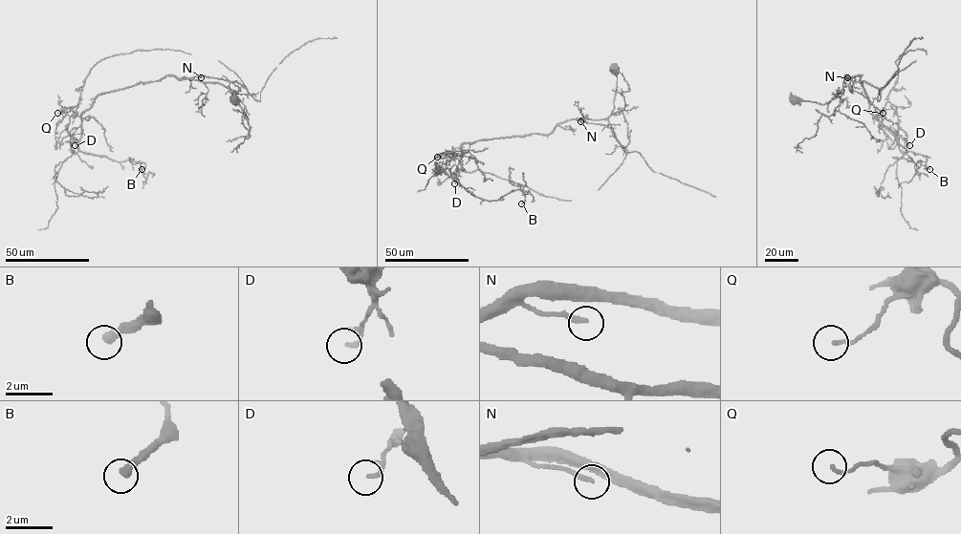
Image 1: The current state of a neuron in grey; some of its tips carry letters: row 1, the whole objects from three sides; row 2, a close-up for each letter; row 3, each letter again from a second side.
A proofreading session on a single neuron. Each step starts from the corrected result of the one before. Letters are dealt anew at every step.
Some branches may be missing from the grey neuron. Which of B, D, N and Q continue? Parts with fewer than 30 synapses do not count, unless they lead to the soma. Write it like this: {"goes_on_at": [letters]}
{"goes_on_at": []}

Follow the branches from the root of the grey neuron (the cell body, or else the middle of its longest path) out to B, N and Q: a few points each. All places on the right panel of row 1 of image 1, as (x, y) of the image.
B: (794, 100), (824, 104), (845, 78), (860, 75), (869, 111), (904, 147), (925, 156), (915, 163), (929, 169)
N: (794, 100), (824, 104), (836, 96), (847, 77)
Q: (794, 100), (824, 104), (844, 87), (845, 78), (860, 75), (869, 111), (881, 117), (883, 109), (883, 113)

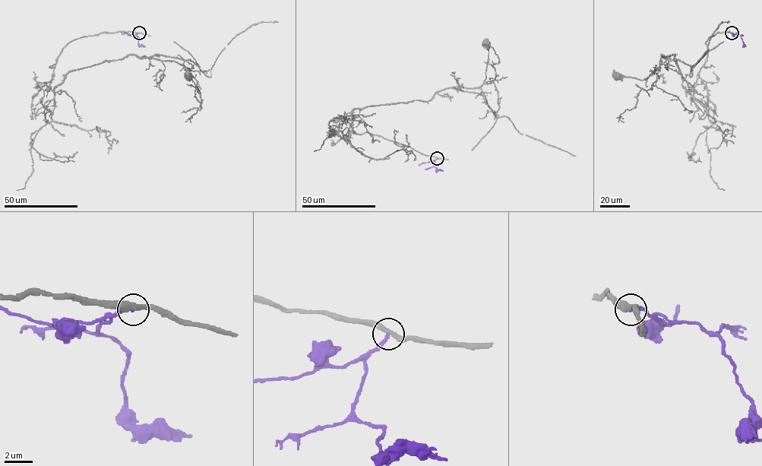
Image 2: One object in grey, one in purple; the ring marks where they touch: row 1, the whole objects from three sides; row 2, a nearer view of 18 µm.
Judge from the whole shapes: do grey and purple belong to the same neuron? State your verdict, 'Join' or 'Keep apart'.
Keep apart

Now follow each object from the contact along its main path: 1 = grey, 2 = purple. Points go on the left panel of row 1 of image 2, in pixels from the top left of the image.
1: (139, 33), (102, 33), (71, 40), (57, 58), (49, 91), (69, 72), (129, 55), (176, 61), (188, 76)
2: (139, 33), (136, 36), (138, 37), (138, 44), (145, 46)

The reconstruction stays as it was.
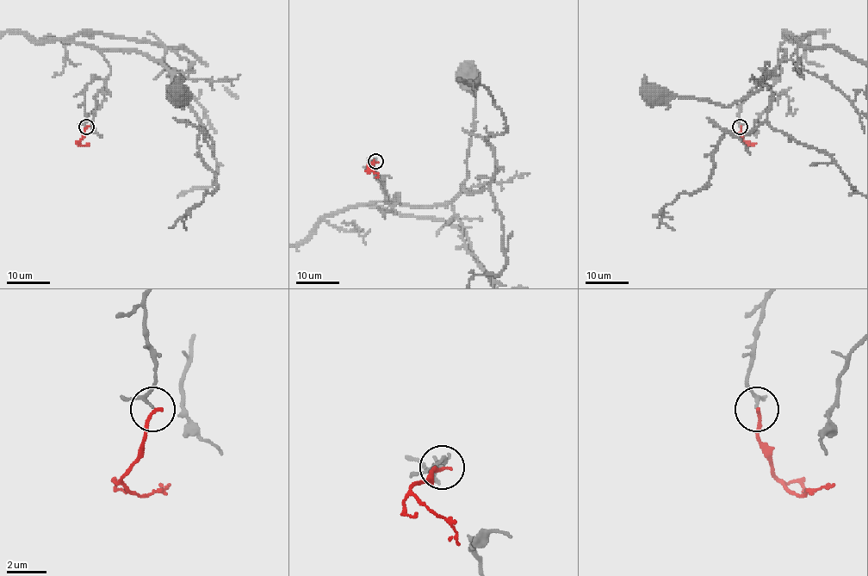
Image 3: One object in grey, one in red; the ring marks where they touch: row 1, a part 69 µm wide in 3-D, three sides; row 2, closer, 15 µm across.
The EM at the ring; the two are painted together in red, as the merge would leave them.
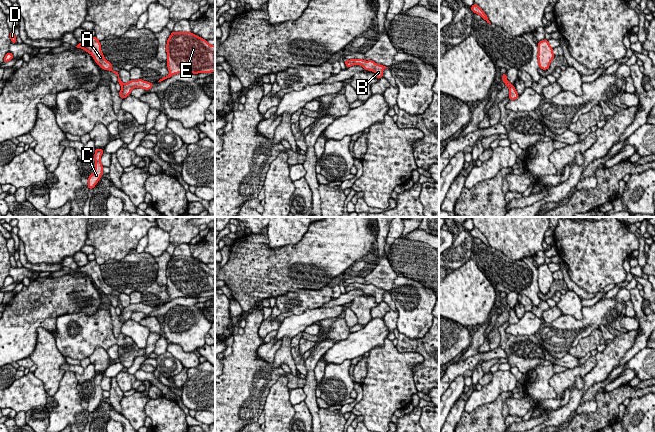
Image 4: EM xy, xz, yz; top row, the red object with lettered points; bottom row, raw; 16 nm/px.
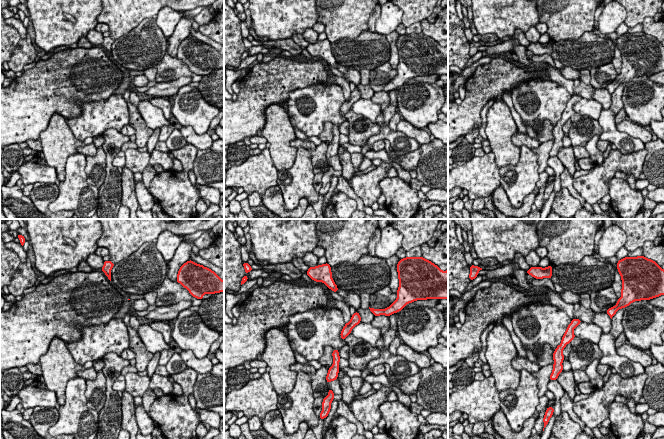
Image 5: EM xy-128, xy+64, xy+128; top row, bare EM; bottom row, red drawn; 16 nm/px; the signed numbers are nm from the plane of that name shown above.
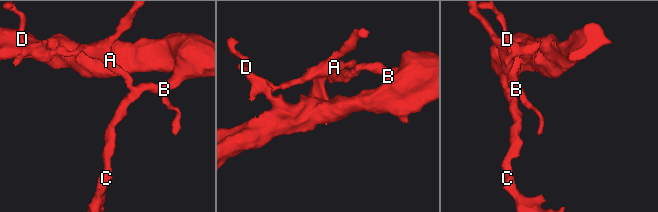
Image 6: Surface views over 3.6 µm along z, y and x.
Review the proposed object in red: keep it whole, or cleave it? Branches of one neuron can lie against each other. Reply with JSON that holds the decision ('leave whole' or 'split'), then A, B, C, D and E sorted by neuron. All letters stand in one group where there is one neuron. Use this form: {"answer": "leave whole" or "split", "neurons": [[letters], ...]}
{"answer": "split", "neurons": [["A"], ["B", "C", "D", "E"]]}

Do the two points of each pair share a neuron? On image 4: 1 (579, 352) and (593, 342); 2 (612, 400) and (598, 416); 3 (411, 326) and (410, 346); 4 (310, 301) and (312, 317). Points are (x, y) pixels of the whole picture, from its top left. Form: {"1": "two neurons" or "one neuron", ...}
{"1": "one neuron", "2": "one neuron", "3": "two neurons", "4": "two neurons"}

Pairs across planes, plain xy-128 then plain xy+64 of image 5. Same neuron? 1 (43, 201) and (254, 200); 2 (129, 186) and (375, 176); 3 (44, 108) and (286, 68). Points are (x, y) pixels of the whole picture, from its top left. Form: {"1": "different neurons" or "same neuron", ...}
{"1": "different neurons", "2": "different neurons", "3": "same neuron"}

